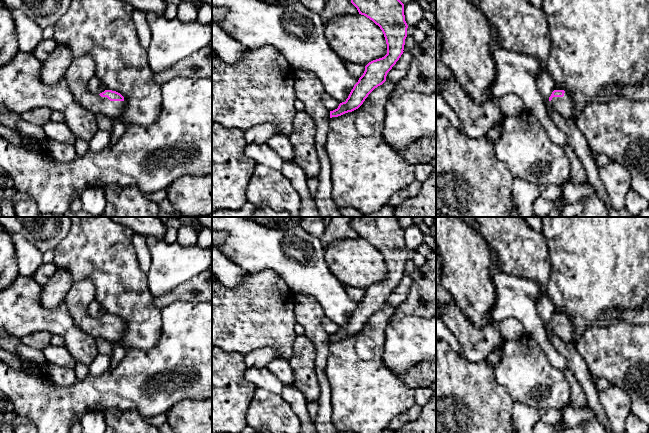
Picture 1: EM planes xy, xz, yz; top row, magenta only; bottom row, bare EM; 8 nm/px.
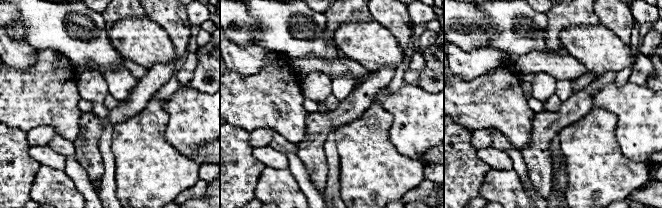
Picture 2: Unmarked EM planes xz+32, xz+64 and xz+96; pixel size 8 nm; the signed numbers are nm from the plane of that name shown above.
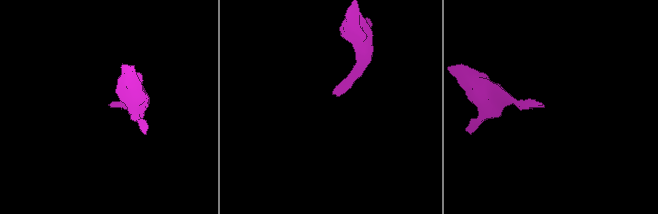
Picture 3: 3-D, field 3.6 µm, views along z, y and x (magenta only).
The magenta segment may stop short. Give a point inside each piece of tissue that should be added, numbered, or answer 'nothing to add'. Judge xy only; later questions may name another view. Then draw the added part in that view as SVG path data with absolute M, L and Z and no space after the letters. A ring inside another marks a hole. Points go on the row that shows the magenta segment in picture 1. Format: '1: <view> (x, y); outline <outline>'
1: xy (82, 69); outline M90 55L73 58L64 78L75 100L91 113L103 114L111 119L119 118L124 101L110 101L107 97L90 93L89 81L95 76L96 66Z

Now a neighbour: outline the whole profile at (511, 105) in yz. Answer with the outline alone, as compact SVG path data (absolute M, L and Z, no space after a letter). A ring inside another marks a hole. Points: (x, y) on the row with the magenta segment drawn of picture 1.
M508 94L502 97L497 103L504 118L519 115L525 110L522 99L514 94Z

